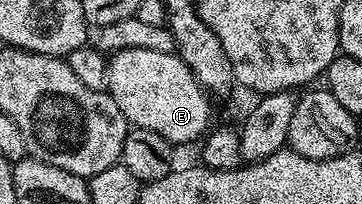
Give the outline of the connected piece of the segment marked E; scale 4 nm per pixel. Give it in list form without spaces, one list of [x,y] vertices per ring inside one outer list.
[[[126,48],[122,52],[108,58],[108,89],[118,108],[128,117],[133,127],[158,132],[170,143],[196,142],[209,133],[212,122],[212,106],[209,95],[190,72],[187,64],[180,59],[180,55],[173,52],[150,52],[150,48]]]

